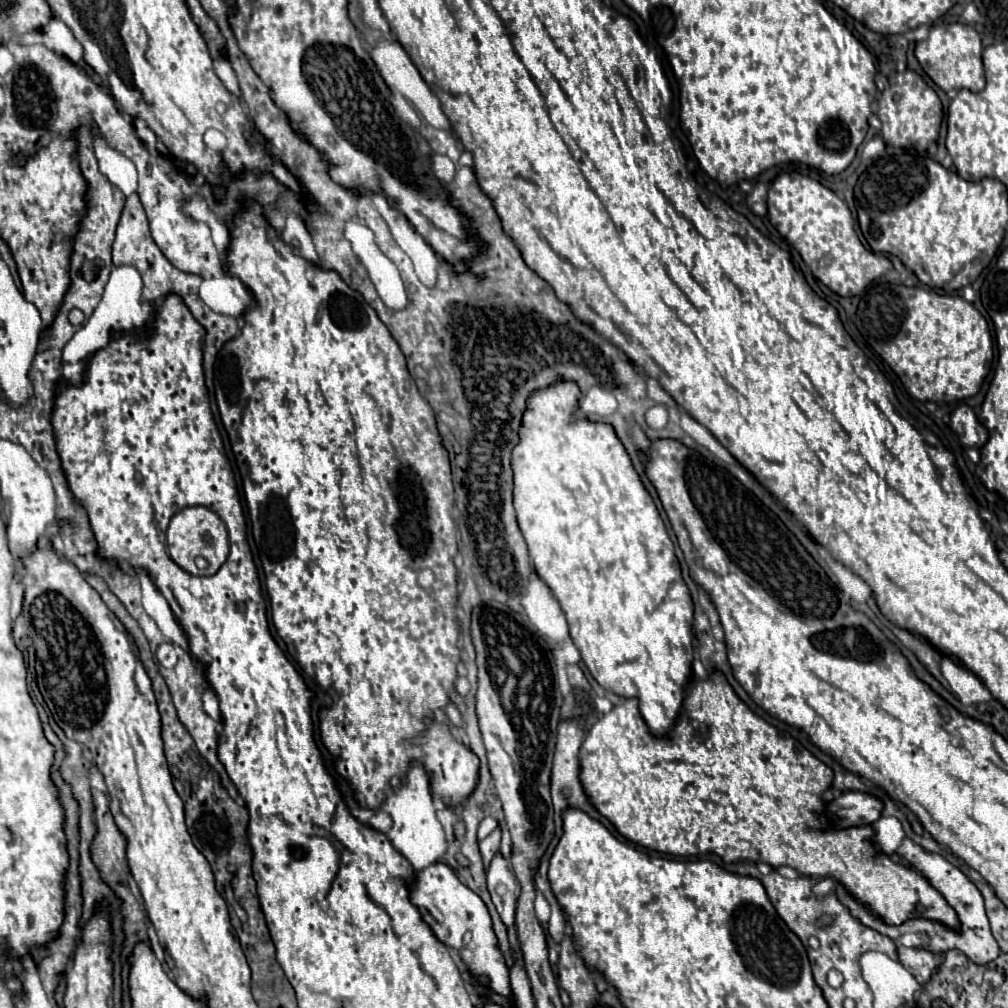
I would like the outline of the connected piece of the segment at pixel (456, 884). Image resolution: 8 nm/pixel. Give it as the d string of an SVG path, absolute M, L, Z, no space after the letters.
M434 862L424 870L416 870L408 882L410 902L416 904L422 918L428 922L440 942L458 950L460 960L470 974L486 974L490 978L490 990L502 996L510 996L510 978L498 950L494 950L494 930L490 930L490 914L482 898L458 880L454 870L442 862Z

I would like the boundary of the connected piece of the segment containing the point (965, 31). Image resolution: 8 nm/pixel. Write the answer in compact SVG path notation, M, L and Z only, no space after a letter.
M948 24L948 26L934 26L930 36L916 44L916 58L924 72L932 78L936 86L944 92L948 90L970 90L980 92L984 90L984 66L982 66L982 40L980 34L970 24Z

